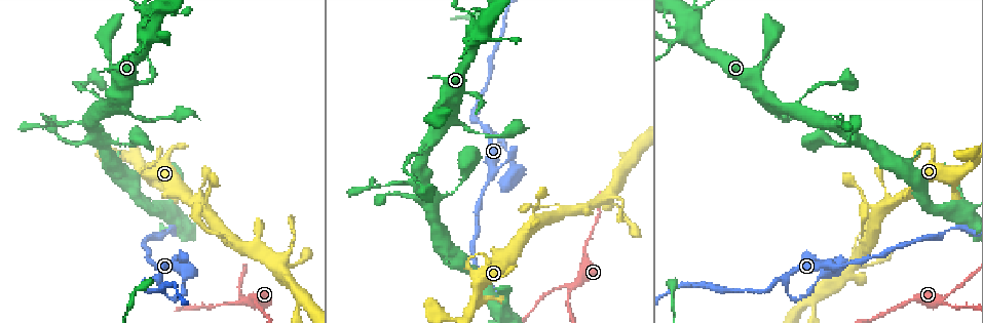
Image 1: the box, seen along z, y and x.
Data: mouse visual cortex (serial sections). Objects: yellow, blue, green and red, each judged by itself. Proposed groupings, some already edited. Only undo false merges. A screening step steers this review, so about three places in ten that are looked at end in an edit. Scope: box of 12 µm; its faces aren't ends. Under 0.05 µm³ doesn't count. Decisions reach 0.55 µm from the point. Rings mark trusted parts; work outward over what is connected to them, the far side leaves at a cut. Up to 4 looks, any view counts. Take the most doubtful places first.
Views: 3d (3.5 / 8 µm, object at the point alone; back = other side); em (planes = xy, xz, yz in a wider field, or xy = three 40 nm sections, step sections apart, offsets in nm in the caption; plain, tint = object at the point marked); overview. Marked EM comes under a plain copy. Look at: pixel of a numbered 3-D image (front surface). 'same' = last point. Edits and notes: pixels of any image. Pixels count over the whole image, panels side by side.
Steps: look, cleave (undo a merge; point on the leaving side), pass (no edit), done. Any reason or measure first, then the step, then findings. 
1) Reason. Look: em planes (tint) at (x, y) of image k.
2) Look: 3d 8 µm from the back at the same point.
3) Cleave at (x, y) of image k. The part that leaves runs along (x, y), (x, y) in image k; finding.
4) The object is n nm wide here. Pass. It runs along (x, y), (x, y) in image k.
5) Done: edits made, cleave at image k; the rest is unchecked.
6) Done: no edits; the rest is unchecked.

Small branch off a trunk. Look: em xy step 3 (tint) at (241, 302) of image 1.

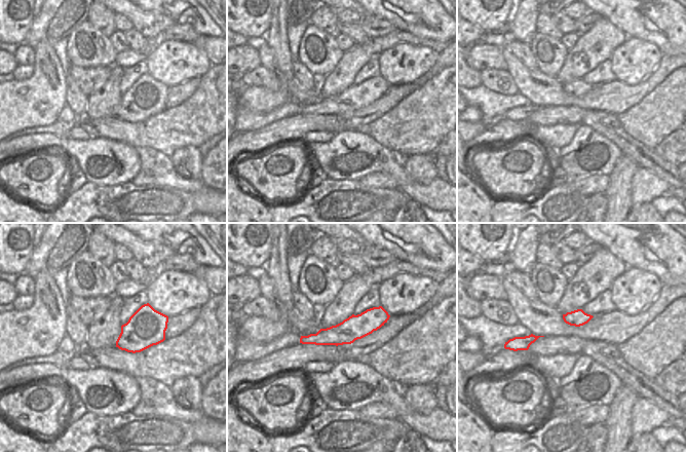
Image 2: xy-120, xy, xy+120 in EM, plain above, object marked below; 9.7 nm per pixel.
Wider look. Look: 3d 3.5 µm at the same point.

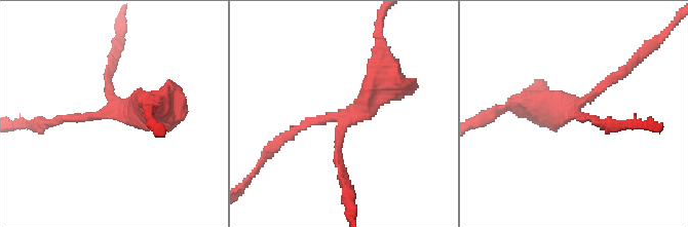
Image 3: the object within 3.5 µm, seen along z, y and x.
The arms are 150, 150, 450 nm wide. Pass. It runs along (385, 314), (345, 333), (302, 340) in image 2; one cell here.

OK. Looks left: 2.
A narrow waist. Look: 3d 3.5 µm at (495, 132) of image 1.

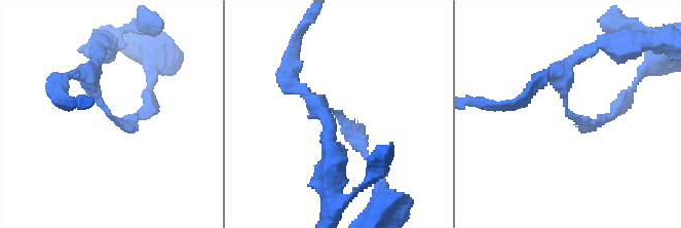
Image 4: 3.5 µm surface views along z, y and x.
The arms are 150, 200 nm wide; shape alone is not enough. Look: em planes (tint) at (333, 109) of image 4.

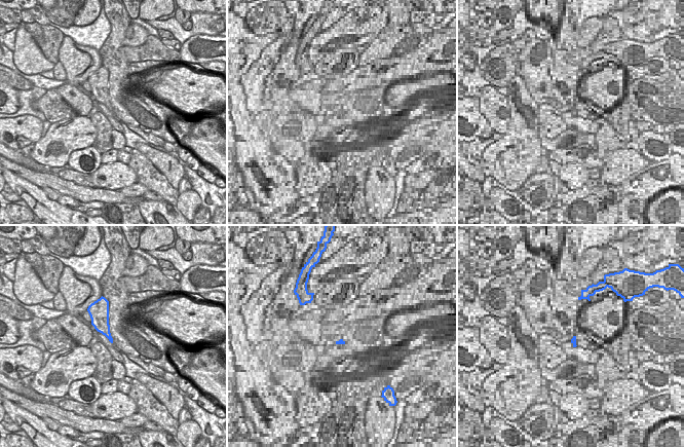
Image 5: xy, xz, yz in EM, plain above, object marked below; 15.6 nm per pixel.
Pass. All the same cell.

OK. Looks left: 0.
Done: no edits; the rest is unchecked.

